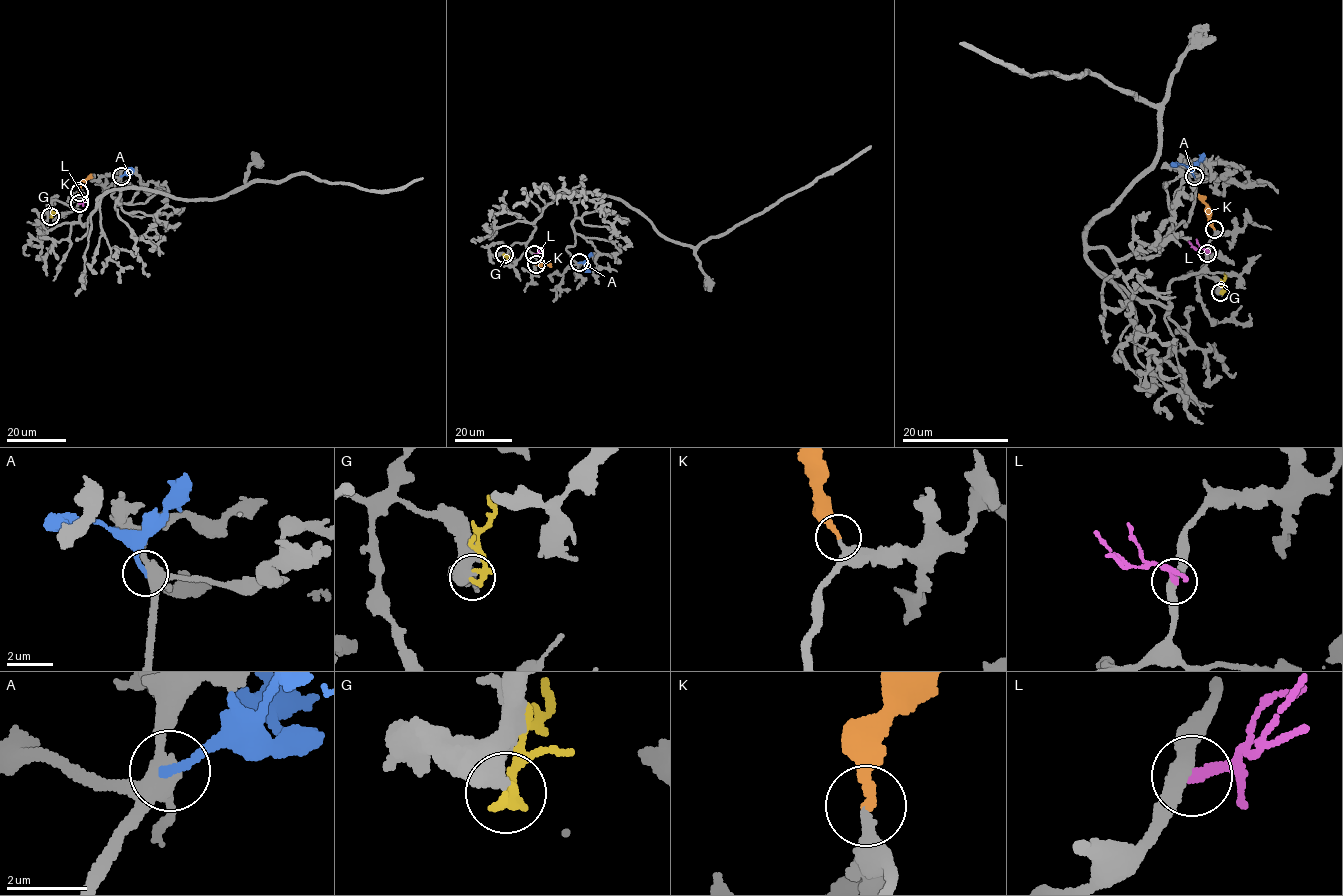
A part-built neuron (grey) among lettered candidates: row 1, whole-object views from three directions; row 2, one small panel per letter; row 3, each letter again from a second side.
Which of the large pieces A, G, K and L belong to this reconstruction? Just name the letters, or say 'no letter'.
K

